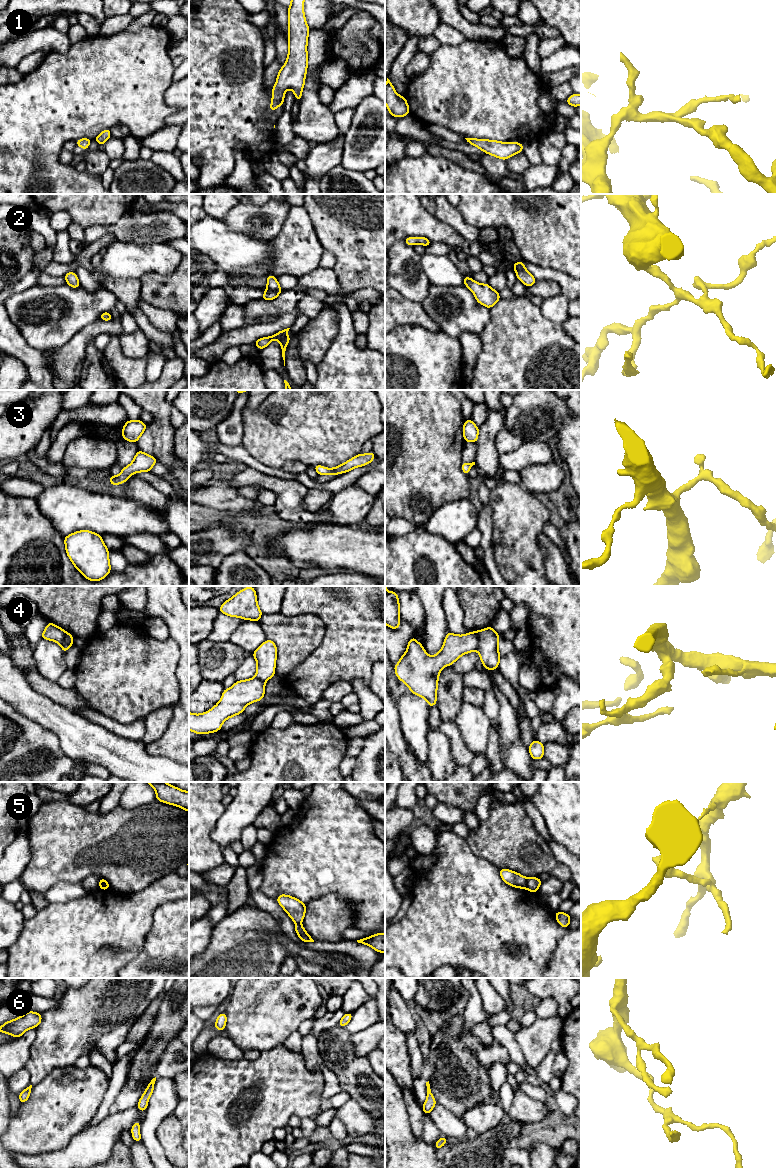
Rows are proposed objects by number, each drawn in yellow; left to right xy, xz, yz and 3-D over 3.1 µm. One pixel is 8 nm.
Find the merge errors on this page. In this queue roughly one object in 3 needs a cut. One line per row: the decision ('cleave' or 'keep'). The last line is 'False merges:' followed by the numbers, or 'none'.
1: keep
2: keep
3: keep
4: cleave
5: cleave
6: keep
False merges: 4, 5

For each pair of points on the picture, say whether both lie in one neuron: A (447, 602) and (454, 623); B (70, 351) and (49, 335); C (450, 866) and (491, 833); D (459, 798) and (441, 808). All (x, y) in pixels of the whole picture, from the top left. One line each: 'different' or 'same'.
A: same
B: different
C: different
D: different

